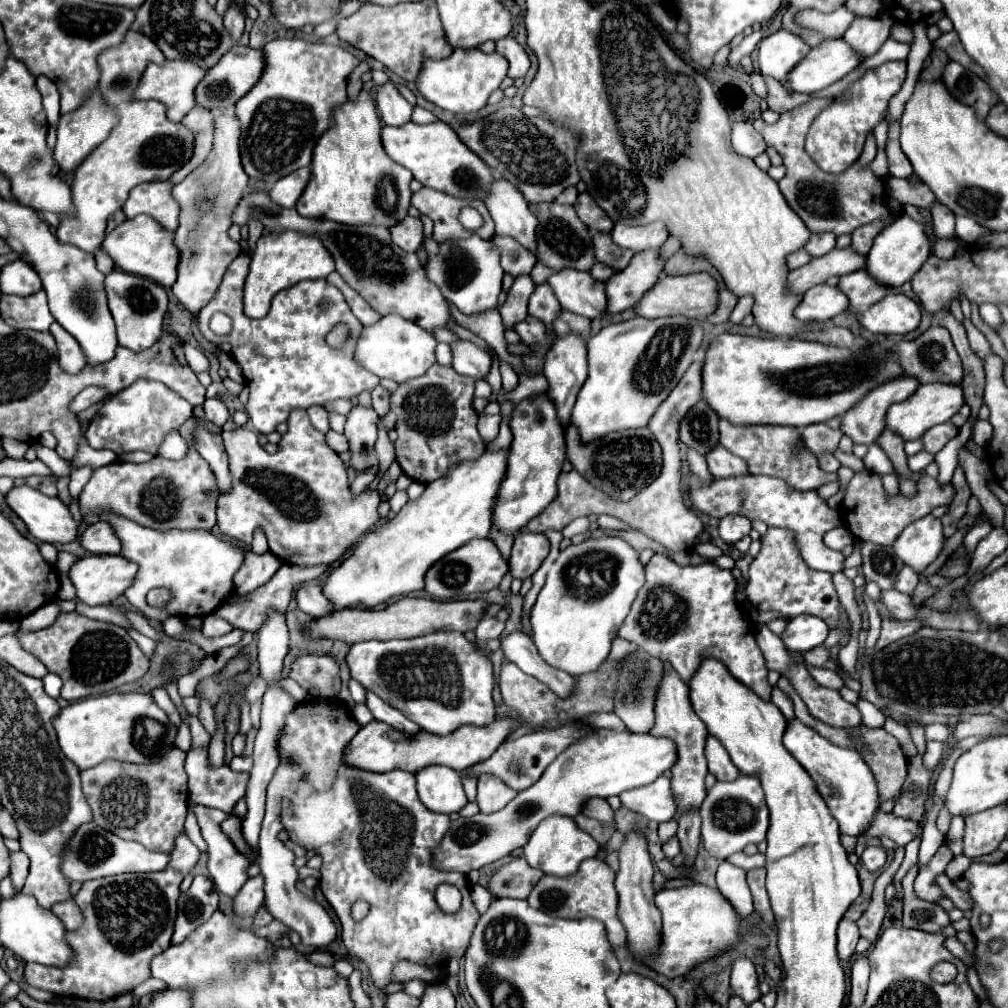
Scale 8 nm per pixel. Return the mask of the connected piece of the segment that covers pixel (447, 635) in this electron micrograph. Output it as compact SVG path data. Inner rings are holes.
M438 631L416 639L390 639L390 641L366 641L354 643L346 653L350 675L360 681L366 689L372 689L386 703L402 711L408 719L424 731L436 735L448 735L460 725L490 725L496 719L492 689L494 689L494 667L488 653L470 643L462 633Z

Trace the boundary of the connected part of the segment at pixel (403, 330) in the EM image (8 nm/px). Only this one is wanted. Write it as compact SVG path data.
M388 313L380 317L380 321L376 321L374 325L368 325L362 329L356 341L354 359L360 367L364 367L366 371L378 377L404 383L408 379L424 375L436 363L434 351L436 351L436 339L430 331L420 329L416 323L406 321L396 313Z

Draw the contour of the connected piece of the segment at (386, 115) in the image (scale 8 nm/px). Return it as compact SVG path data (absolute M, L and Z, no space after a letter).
M386 81L376 89L376 109L384 125L400 127L410 121L412 105L400 95L398 87L392 81Z

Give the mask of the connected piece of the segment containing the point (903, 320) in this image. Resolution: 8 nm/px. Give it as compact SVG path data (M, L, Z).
M896 291L872 305L866 313L856 315L856 319L874 335L906 335L920 323L920 305Z

